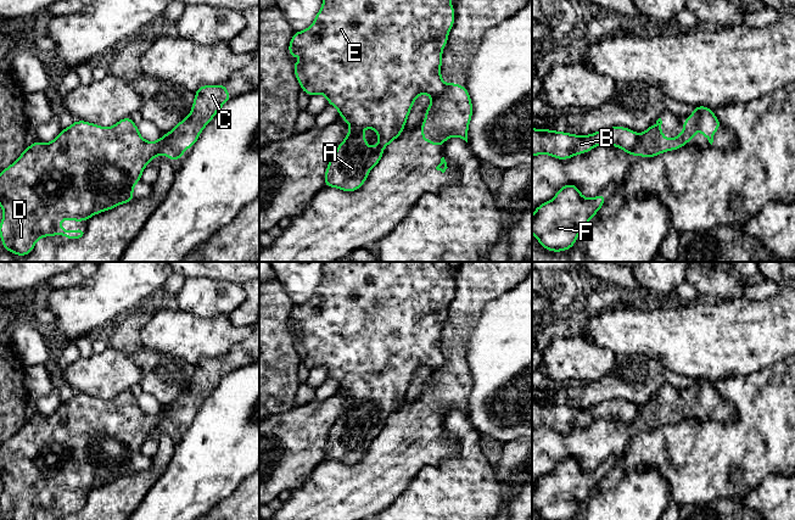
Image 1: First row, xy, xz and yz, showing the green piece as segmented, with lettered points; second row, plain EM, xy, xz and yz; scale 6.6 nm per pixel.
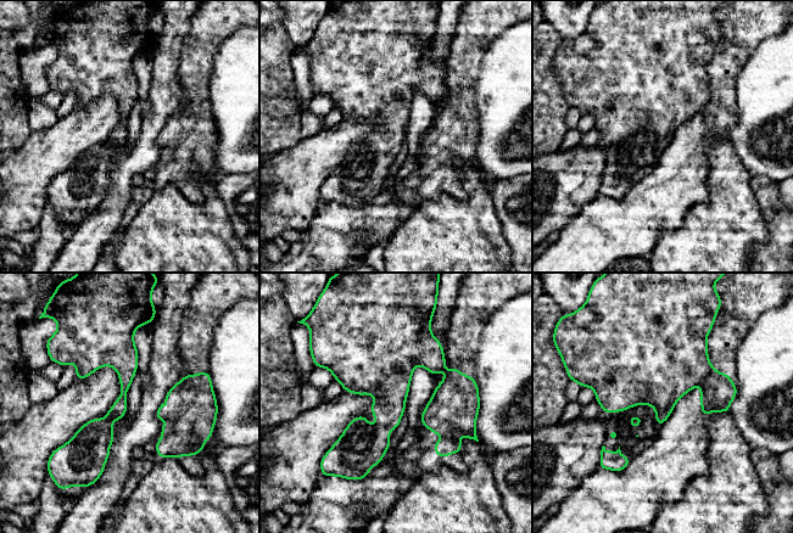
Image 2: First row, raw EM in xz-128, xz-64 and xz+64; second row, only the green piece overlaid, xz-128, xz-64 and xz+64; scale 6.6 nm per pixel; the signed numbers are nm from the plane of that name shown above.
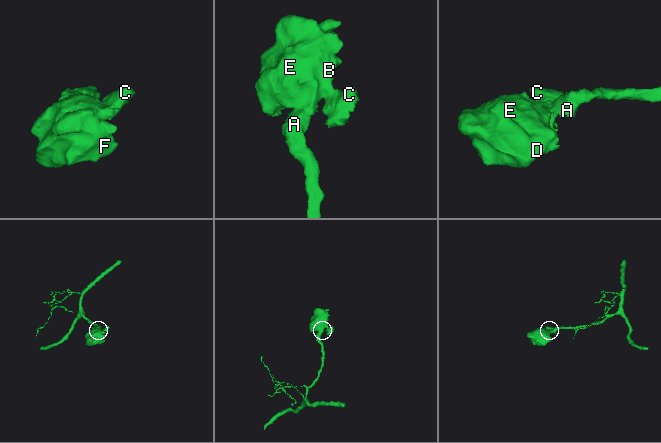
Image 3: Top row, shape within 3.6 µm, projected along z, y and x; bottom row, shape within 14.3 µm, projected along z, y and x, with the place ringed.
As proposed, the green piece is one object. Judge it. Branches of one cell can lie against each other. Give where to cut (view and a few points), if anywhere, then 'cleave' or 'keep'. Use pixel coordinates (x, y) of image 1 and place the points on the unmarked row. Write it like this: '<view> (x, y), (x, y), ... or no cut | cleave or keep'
xz (447, 357), (441, 365), (432, 370) | cleave

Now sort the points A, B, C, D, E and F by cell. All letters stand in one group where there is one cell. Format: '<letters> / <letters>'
A B D E F / C

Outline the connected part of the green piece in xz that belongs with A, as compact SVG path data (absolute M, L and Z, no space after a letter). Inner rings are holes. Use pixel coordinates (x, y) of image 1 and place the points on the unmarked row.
M325 262L323 279L313 297L303 304L293 304L289 329L301 362L308 369L324 367L327 378L337 380L338 390L352 402L330 430L324 448L326 460L338 460L347 465L358 463L385 427L381 421L386 421L402 407L415 371L420 367L435 370L444 365L447 357L441 350L442 323L447 317L455 287L449 270L460 263ZM364 399L376 403L380 413L377 419L365 419Z

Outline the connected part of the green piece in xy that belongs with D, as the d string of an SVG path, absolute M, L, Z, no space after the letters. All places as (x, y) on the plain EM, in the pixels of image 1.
M130 390L122 391L118 396L110 401L103 401L97 397L93 397L85 393L75 393L72 396L67 402L60 404L57 410L49 416L41 416L39 413L35 412L32 419L26 419L22 427L7 441L5 441L0 446L0 479L4 482L4 491L0 494L0 510L2 513L4 520L34 520L35 515L44 509L54 510L55 507L60 509L67 509L67 514L73 514L83 509L82 503L65 503L60 499L60 494L65 491L69 493L89 493L91 488L101 486L103 483L112 482L122 476L133 475L133 462L135 457L141 453L141 447L145 440L150 434L152 434L158 427L166 427L167 418L164 415L166 408L162 407L162 410L157 414L146 414L141 410L138 398L133 395Z

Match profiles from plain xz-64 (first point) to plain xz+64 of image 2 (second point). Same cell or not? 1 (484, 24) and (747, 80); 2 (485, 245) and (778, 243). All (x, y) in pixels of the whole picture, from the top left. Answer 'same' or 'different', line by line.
1: different
2: different

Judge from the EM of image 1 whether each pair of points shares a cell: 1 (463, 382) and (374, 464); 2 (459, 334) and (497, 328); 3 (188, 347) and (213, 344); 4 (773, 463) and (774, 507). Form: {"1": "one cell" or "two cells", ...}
{"1": "one cell", "2": "two cells", "3": "one cell", "4": "two cells"}

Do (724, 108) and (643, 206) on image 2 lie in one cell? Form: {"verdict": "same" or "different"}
{"verdict": "same"}

